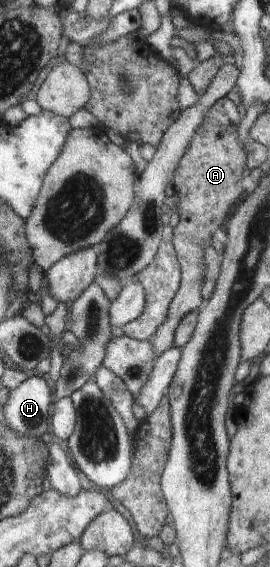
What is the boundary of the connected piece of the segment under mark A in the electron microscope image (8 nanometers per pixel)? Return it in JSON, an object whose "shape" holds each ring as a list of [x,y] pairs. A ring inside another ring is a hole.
{"shape":[[[224,97],[208,110],[175,172],[173,184],[179,195],[179,222],[174,228],[174,245],[182,269],[182,283],[172,299],[170,314],[150,338],[156,359],[173,346],[173,338],[182,318],[204,305],[201,295],[205,273],[203,248],[211,244],[214,232],[230,216],[244,191],[241,180],[248,171],[246,144],[242,146],[238,139],[238,124],[242,116],[236,106],[233,100]]]}

